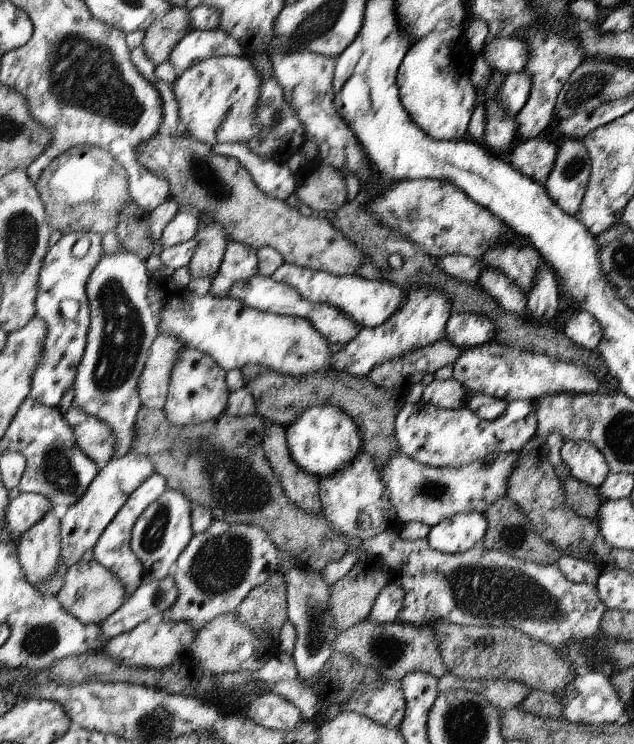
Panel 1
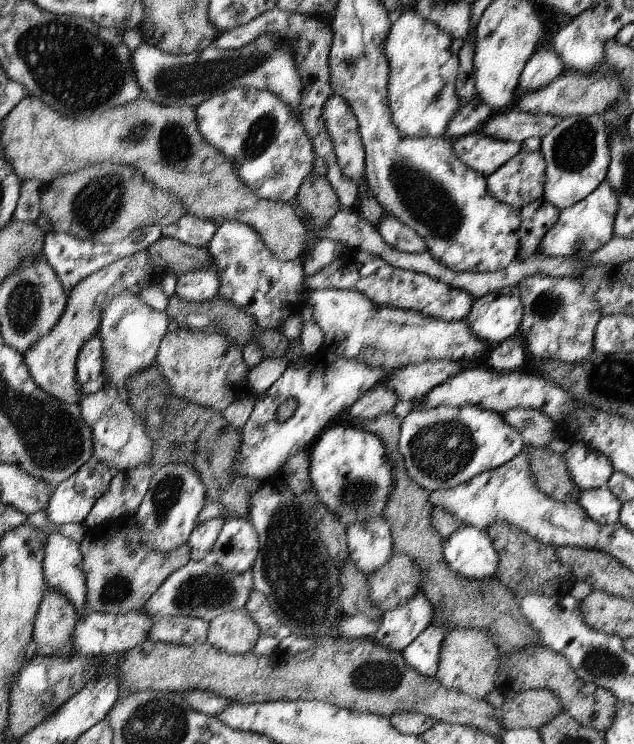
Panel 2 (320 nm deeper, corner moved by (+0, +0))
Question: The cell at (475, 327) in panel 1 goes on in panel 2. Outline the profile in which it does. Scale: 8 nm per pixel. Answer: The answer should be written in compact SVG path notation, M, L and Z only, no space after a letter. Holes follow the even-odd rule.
M509 286L477 299L466 318L492 347L518 335L523 308L519 286Z

